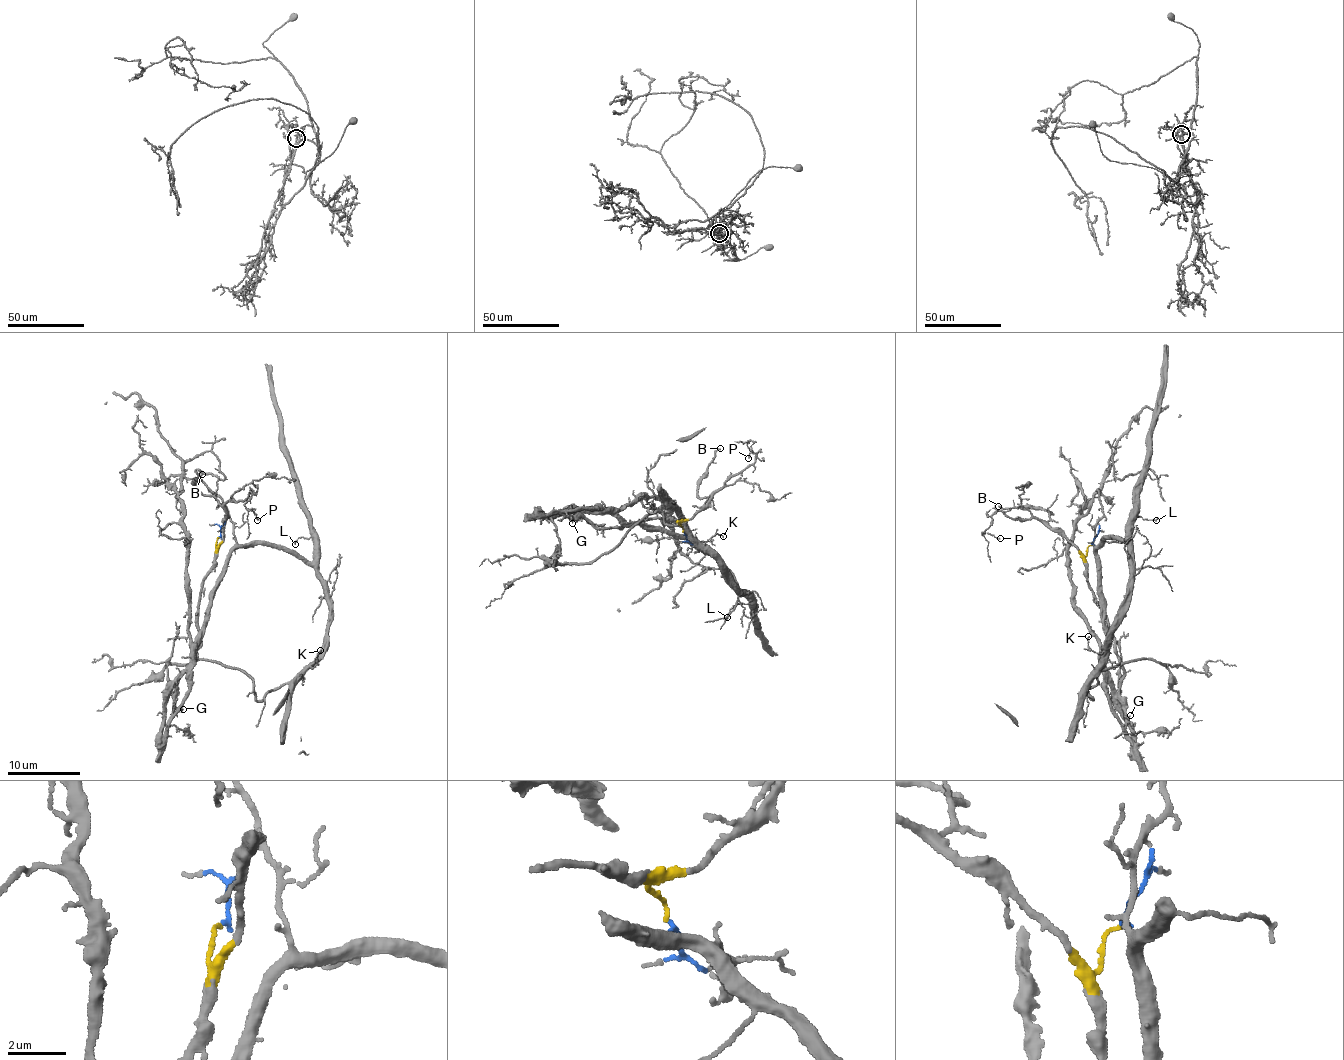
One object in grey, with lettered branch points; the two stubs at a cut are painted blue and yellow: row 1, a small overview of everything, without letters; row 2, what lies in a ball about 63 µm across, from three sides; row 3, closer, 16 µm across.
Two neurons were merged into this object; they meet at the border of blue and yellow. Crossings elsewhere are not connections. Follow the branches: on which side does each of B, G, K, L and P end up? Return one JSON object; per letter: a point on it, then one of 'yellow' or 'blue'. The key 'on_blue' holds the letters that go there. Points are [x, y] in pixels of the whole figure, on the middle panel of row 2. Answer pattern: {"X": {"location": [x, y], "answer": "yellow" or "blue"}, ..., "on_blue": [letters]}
{"B": {"location": [720, 448], "answer": "yellow"}, "G": {"location": [572, 523], "answer": "yellow"}, "K": {"location": [723, 536], "answer": "blue"}, "L": {"location": [727, 617], "answer": "blue"}, "P": {"location": [748, 458], "answer": "yellow"}, "on_blue": ["K", "L"]}

